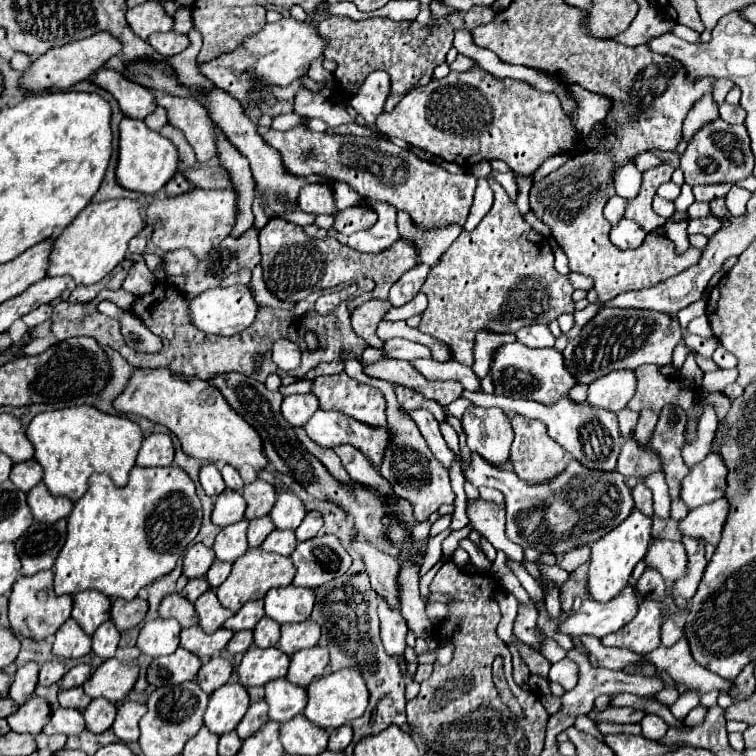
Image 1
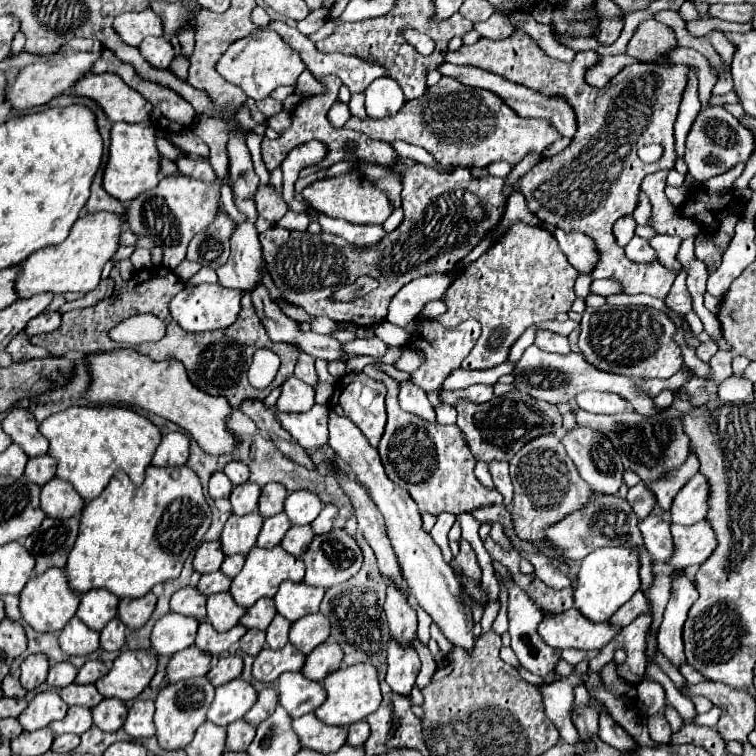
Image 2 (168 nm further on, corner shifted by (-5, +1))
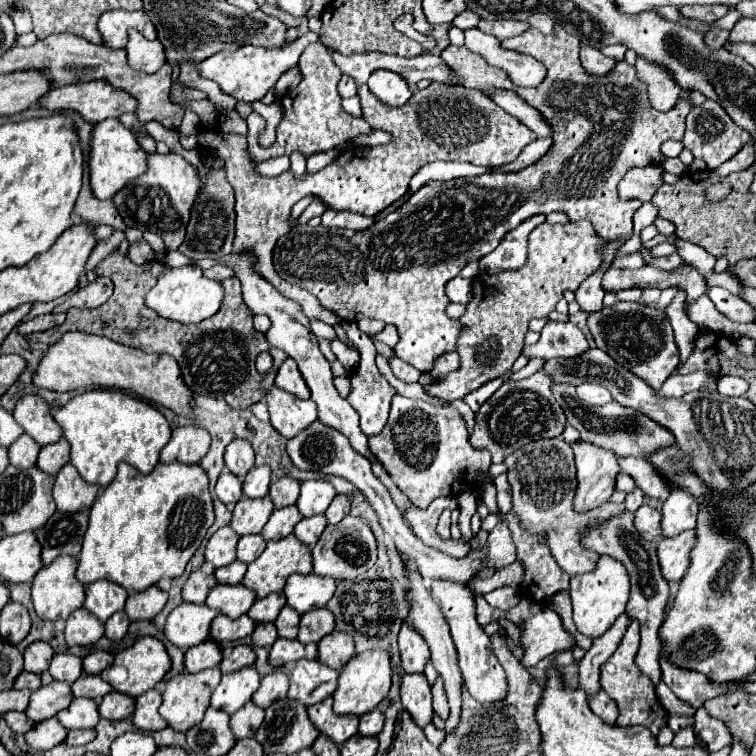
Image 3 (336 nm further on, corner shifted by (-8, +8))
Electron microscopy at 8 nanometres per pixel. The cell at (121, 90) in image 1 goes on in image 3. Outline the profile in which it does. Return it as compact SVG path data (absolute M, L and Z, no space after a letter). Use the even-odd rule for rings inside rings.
M102 80L54 88L40 98L38 106L46 110L74 110L86 122L96 124L124 112L134 112L136 100Z

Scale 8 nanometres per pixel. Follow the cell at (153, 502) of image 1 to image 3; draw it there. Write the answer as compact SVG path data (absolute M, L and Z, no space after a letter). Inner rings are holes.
M120 464L112 484L108 484L96 498L90 510L90 524L84 534L82 552L78 556L76 578L82 584L96 580L112 580L126 590L146 590L160 578L176 578L184 572L188 560L206 538L214 522L212 496L208 490L208 474L198 464L158 464L154 472L140 474L130 464Z

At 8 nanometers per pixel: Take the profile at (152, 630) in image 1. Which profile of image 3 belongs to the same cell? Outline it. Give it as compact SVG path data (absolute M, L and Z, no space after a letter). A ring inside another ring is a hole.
M184 602L170 612L164 634L172 644L186 650L210 636L210 624L218 614L220 610L212 610L206 604L198 606Z

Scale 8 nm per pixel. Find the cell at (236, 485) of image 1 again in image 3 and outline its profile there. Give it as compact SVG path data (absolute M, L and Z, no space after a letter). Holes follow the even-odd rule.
M232 440L228 446L226 446L226 452L224 452L224 462L226 462L226 468L236 474L236 476L244 476L248 474L248 470L254 466L254 454L252 454L252 446L244 440Z

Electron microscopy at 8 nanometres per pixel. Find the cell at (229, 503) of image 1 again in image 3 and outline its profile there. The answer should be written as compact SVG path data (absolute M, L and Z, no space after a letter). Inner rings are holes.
M254 466L246 474L246 480L242 484L244 496L248 496L248 498L262 498L262 496L266 496L268 494L268 486L270 486L270 478L272 478L270 466Z

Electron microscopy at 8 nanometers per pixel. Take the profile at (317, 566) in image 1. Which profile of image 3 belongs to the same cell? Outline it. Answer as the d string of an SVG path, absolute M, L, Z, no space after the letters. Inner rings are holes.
M346 516L342 522L336 526L326 526L324 534L312 548L314 556L314 574L318 576L330 576L336 580L346 580L346 578L356 578L370 570L376 564L376 538L372 534L370 524L364 518L354 518Z

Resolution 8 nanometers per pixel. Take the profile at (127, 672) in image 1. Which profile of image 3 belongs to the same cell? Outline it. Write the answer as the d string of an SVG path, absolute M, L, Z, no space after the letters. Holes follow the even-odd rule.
M142 636L130 648L124 648L124 650L120 650L116 654L114 664L102 672L102 678L114 690L116 688L128 688L128 690L122 690L122 694L128 694L128 696L136 698L140 694L144 694L146 690L154 688L166 676L166 672L170 670L170 666L172 666L172 660L170 660L170 656L166 652L164 642L160 642L154 636Z

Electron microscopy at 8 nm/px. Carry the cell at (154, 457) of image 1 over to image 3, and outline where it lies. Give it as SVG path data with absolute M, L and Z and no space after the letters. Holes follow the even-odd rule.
M182 426L172 432L170 442L160 454L160 462L198 464L210 448L210 434L200 426Z

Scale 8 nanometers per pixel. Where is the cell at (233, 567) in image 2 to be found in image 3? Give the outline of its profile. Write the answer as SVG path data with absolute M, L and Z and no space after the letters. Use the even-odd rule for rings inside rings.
M250 534L250 536L242 536L240 542L238 542L238 560L242 562L252 562L256 560L262 552L264 552L264 546L266 546L266 540L260 536L260 534Z

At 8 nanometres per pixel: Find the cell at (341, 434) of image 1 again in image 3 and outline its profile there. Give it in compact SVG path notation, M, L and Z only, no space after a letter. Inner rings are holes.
M276 386L266 392L264 400L268 404L270 424L284 438L296 436L318 418L316 404L312 400L300 400L294 394L288 394Z

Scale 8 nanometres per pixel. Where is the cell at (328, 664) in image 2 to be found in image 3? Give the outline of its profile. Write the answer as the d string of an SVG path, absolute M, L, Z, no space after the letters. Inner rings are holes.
M334 630L318 644L318 656L322 662L326 662L330 668L340 670L346 666L346 662L354 656L354 642L348 634Z

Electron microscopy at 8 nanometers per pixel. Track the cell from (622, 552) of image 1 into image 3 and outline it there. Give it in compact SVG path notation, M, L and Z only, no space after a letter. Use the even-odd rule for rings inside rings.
M600 556L594 572L584 576L574 576L570 580L570 596L572 596L572 612L574 612L572 618L576 630L592 640L602 636L626 610L628 594L630 594L630 580L626 568L610 556Z

